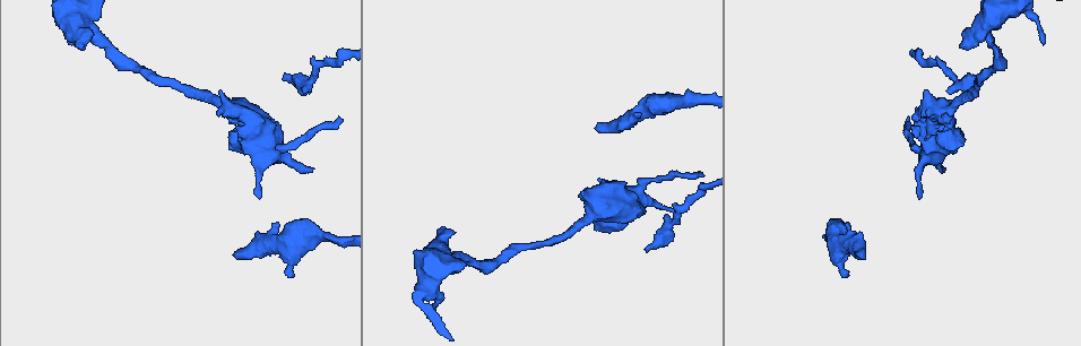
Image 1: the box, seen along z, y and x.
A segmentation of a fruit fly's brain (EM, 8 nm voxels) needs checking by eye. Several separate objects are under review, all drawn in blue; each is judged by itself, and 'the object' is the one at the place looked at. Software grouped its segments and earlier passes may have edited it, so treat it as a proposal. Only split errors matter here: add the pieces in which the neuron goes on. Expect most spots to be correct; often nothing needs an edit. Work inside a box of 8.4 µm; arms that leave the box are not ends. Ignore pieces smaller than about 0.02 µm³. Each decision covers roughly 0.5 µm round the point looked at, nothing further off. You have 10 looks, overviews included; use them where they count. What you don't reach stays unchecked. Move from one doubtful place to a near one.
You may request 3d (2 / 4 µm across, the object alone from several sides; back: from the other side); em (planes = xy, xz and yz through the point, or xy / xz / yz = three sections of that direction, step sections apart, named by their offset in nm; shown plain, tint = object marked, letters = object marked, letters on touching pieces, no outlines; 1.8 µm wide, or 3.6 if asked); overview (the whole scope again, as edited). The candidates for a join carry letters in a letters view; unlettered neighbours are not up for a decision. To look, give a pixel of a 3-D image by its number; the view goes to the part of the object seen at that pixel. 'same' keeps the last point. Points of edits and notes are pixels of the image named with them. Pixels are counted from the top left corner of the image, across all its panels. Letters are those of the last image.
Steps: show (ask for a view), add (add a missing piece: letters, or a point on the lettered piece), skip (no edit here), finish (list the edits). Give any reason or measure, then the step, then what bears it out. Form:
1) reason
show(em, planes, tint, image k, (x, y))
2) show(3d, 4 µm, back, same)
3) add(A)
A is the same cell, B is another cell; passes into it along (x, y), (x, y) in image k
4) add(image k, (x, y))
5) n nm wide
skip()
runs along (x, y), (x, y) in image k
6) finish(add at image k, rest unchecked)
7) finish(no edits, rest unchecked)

tapers out
show(3d, 4 µm, back, image 1, (1043, 45))

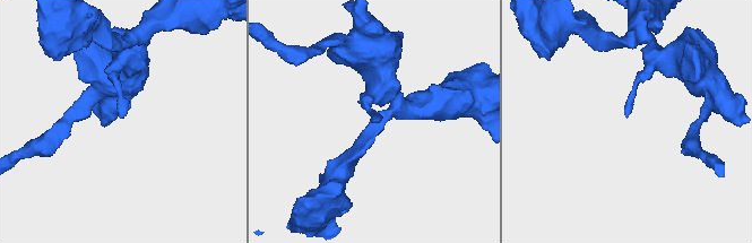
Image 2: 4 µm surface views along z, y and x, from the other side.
show(em, planes, plain, image 2, (376, 119))

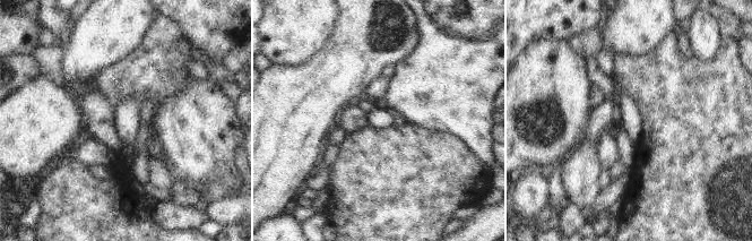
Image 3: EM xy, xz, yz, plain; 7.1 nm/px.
what lies round it
show(em, planes, letters, same)

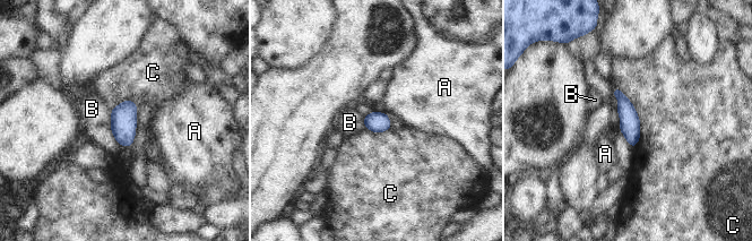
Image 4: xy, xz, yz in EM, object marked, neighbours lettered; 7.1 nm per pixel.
skip()
A, B and C are other cells; no lettered piece goes on from it

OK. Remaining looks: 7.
an open end
show(em, planes, tint, image 1, (81, 48))

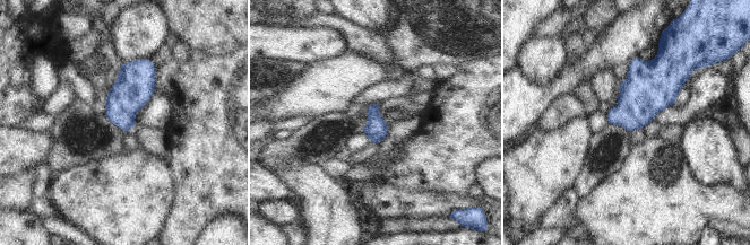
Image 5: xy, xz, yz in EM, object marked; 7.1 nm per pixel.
what lies round it
show(em, planes, letters, same)

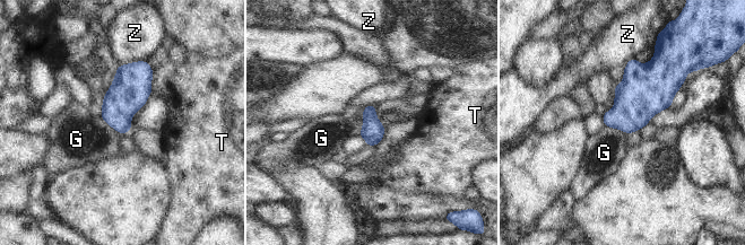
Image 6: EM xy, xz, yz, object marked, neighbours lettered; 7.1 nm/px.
skip()
G, T and Z are other cells; border along (365, 106), (362, 129), (358, 136) in image 6; no lettered piece goes on from it

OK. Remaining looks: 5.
an open end
show(em, planes, tint, image 1, (286, 77))

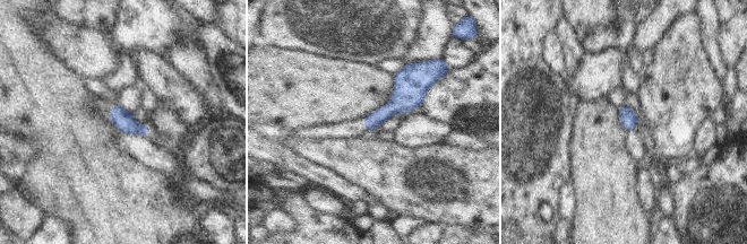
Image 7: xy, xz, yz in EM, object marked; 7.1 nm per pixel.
what lies round it
show(em, planes, letters, same)

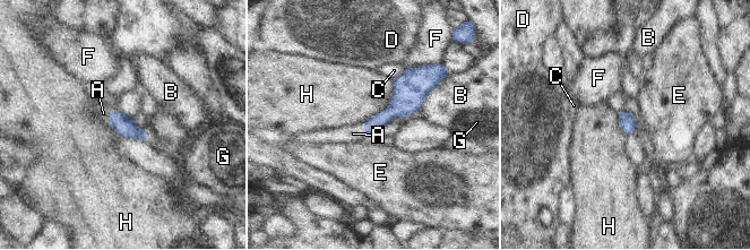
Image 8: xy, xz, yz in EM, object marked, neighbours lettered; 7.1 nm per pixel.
100 nm wide
add(image 8, (103, 113))
A is the same cell, B, C, D, E, F, G and H are other cells; passes into it along (123, 124), (110, 117), (103, 113) in image 8; it goes on there

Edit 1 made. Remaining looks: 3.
finish(add at image 8, rest unchecked)

